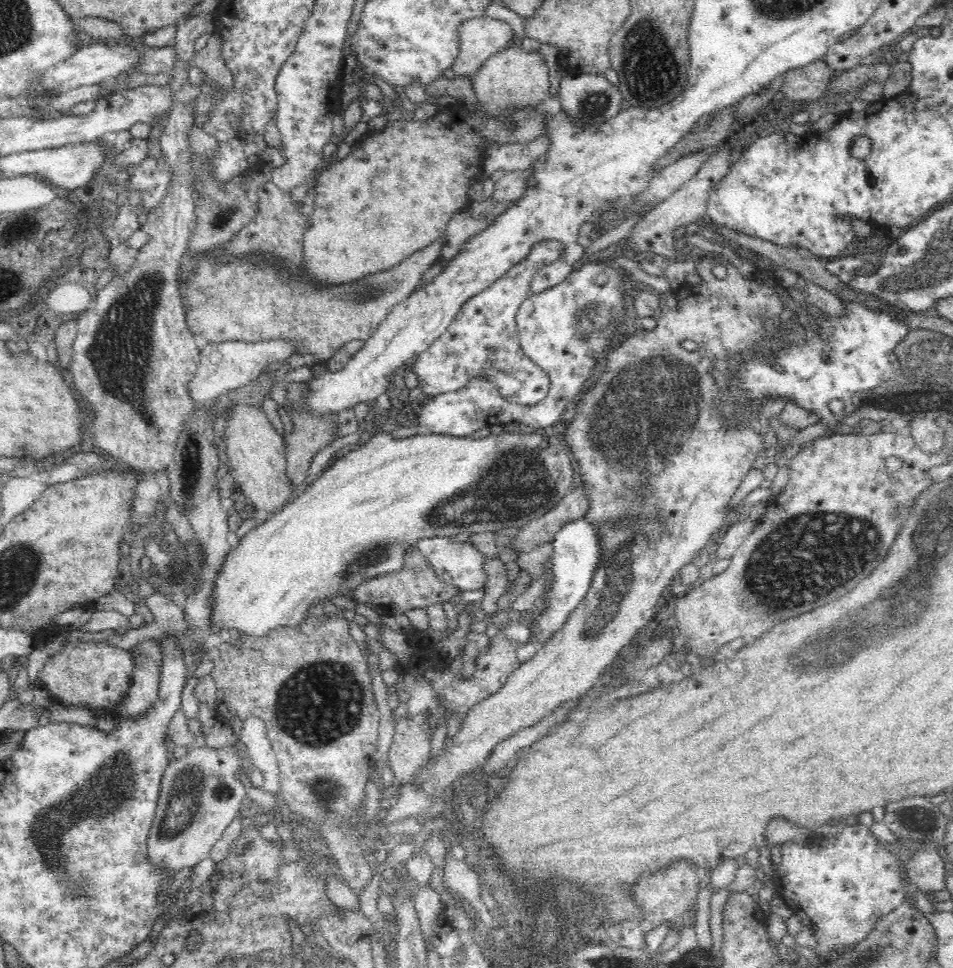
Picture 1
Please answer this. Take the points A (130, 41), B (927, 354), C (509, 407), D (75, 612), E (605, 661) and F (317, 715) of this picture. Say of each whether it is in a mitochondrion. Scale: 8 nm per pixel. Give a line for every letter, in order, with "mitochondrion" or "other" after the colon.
A: other
B: mitochondrion
C: other
D: other
E: other
F: mitochondrion

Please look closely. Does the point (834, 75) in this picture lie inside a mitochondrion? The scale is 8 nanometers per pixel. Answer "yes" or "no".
no

